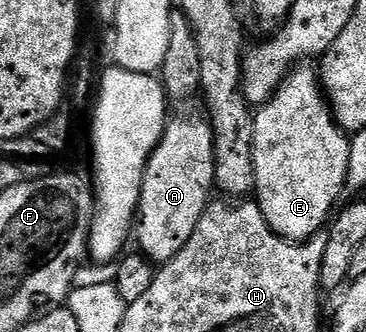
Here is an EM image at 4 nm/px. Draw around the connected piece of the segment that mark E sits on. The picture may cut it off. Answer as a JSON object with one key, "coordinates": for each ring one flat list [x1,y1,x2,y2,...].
{"coordinates":[[295,65,270,101,254,115,256,201,270,227,281,238,289,238,291,242,305,242,327,225,339,205,338,197,344,194,346,173,350,167,350,138,330,113,330,104,320,85,319,71,308,65]]}

